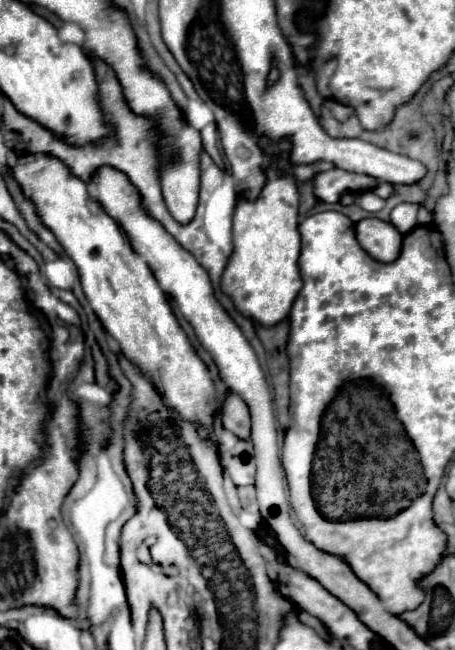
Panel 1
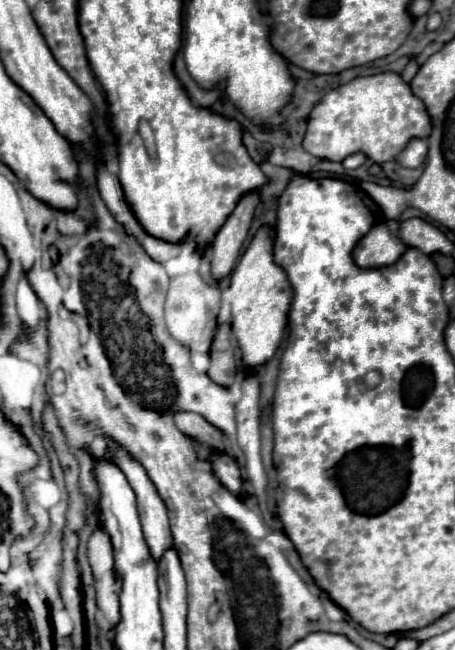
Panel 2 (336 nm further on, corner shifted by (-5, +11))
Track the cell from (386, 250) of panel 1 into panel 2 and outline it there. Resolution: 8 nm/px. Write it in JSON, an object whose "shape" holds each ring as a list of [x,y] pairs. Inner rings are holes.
{"shape":[[[384,221],[372,227],[372,231],[358,241],[354,249],[354,263],[360,269],[378,269],[396,263],[404,251],[406,247],[398,239],[398,223]]]}

